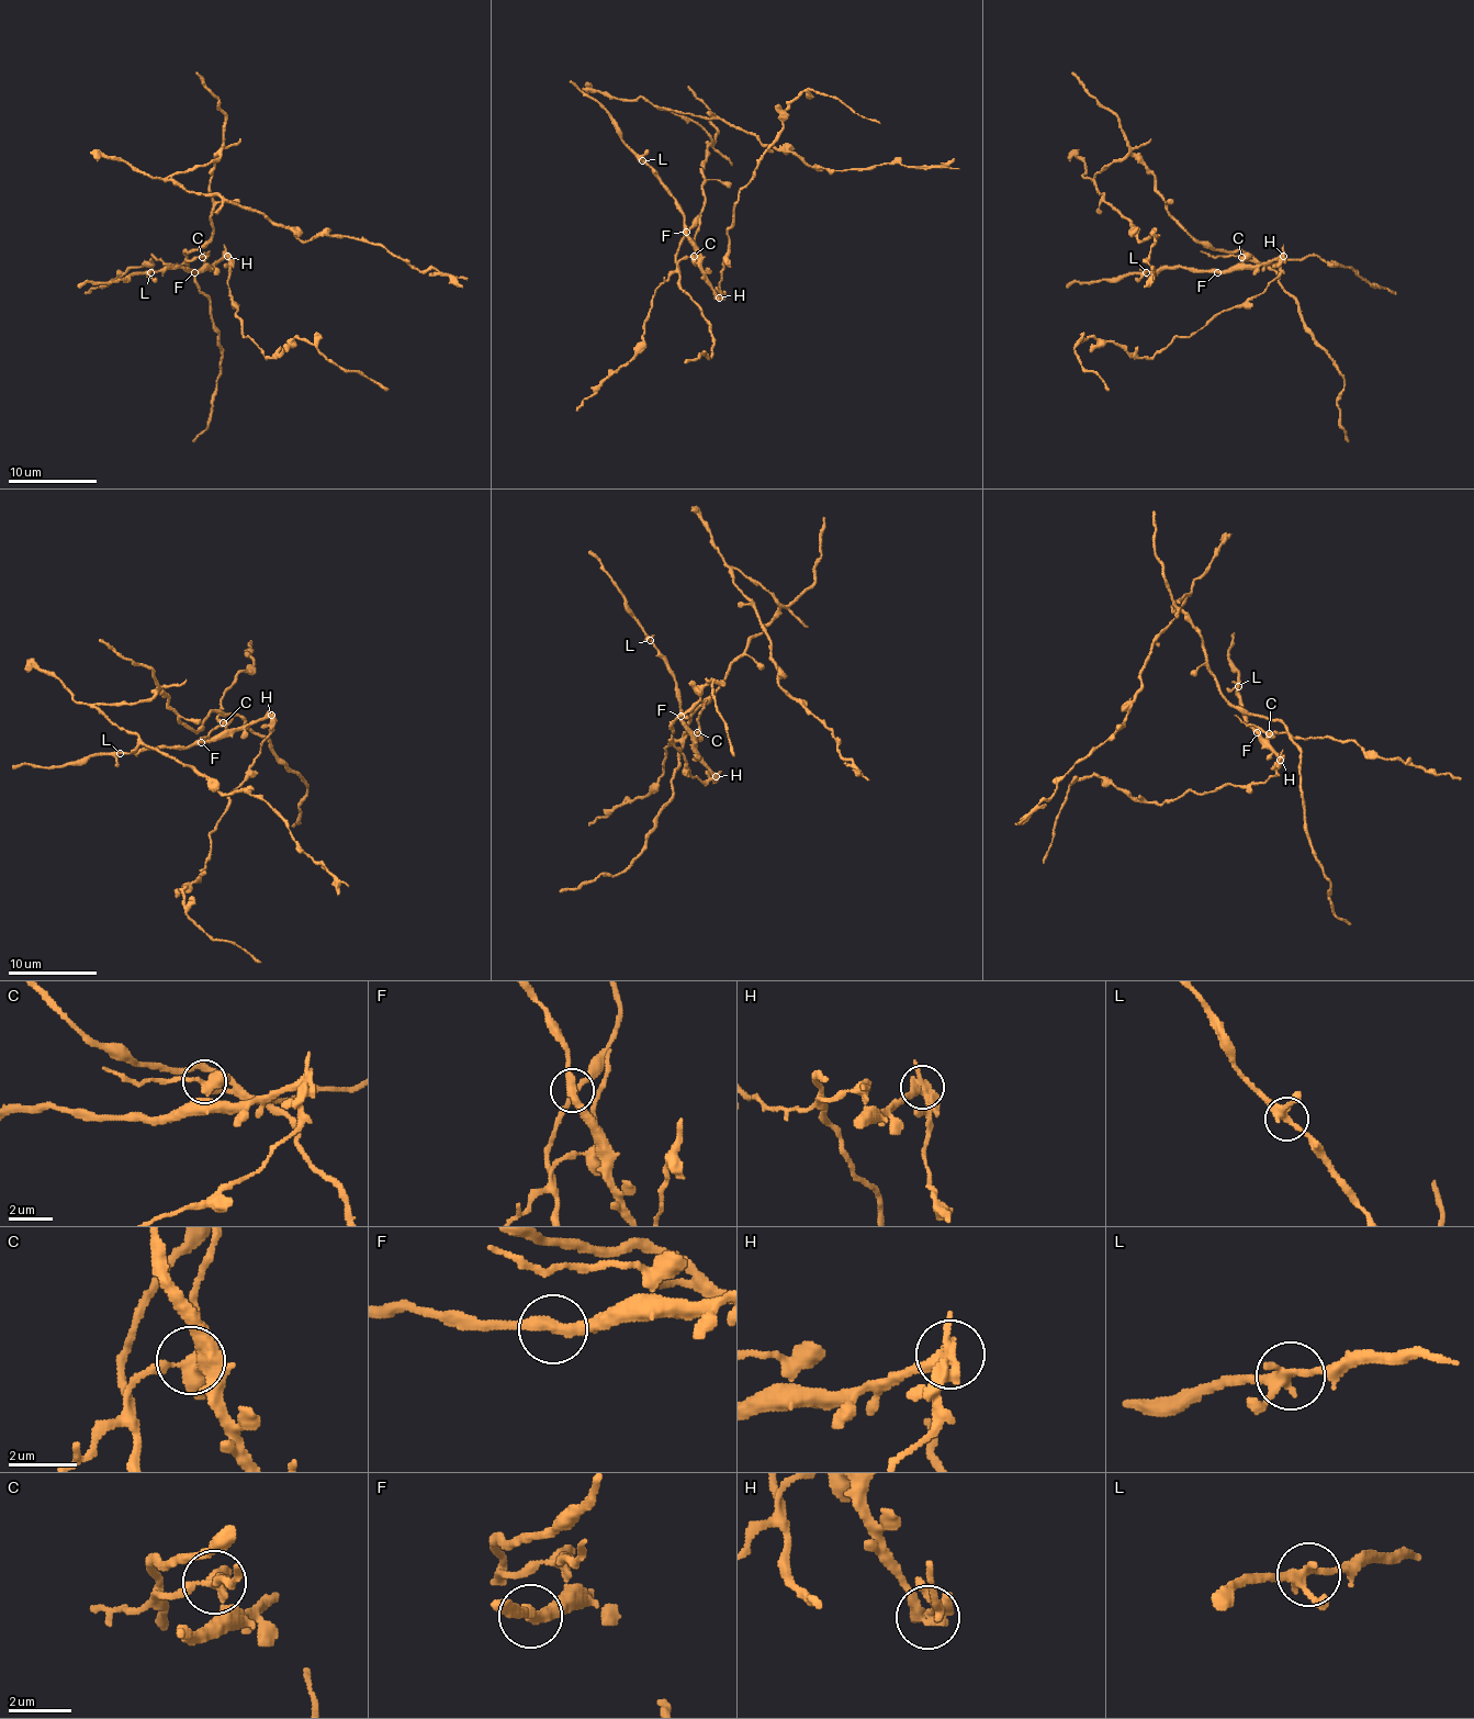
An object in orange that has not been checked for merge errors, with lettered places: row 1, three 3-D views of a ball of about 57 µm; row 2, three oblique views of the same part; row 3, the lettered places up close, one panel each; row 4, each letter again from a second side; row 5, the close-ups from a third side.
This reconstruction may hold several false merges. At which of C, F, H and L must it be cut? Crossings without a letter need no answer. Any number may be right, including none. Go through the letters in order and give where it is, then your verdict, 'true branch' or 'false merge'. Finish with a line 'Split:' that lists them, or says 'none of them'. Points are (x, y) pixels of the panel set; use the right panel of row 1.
C: place (1241, 257); false merge
F: place (1217, 272); true branch
H: place (1283, 256); false merge
L: place (1146, 272); true branch
Split: C, H

